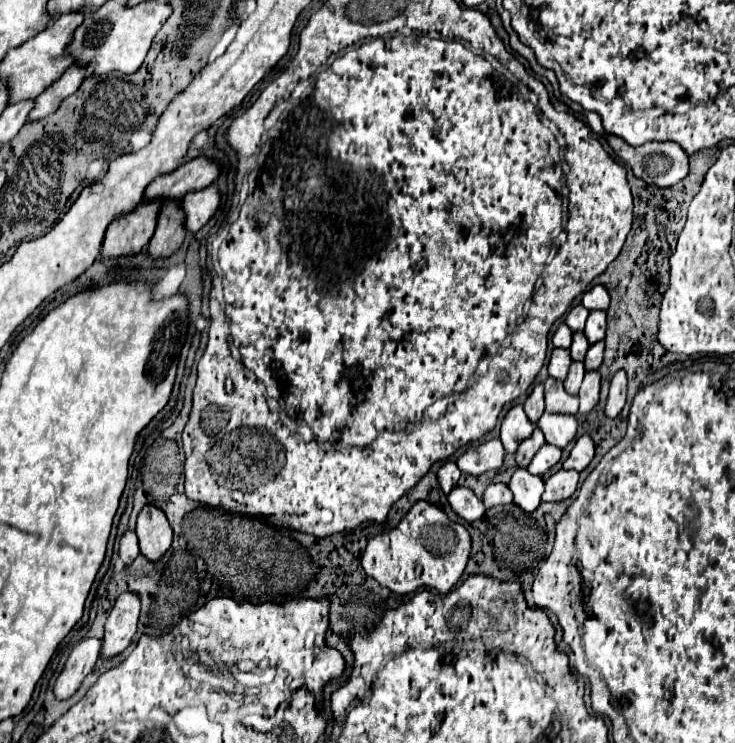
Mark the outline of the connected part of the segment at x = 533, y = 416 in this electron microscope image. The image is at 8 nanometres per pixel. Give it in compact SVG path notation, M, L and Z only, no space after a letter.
M538 383L528 395L528 399L524 401L524 411L532 423L536 423L540 415L544 413L544 385L542 383Z

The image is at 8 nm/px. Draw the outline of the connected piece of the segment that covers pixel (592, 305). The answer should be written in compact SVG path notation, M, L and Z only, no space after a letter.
M594 285L590 291L586 291L584 295L582 295L582 305L586 307L586 309L608 309L608 305L610 305L610 293L608 293L608 289L604 287L604 285Z

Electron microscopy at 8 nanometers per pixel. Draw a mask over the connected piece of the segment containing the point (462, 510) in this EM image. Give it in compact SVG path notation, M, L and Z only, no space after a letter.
M468 487L452 489L452 493L448 495L448 503L466 521L480 519L484 515L484 511L486 511L484 503L480 503L480 497L472 489L468 489Z

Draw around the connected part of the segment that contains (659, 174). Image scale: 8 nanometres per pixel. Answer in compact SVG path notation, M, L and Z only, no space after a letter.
M648 141L640 147L634 147L634 157L628 165L634 175L656 187L672 187L688 175L688 153L678 143L666 141Z

